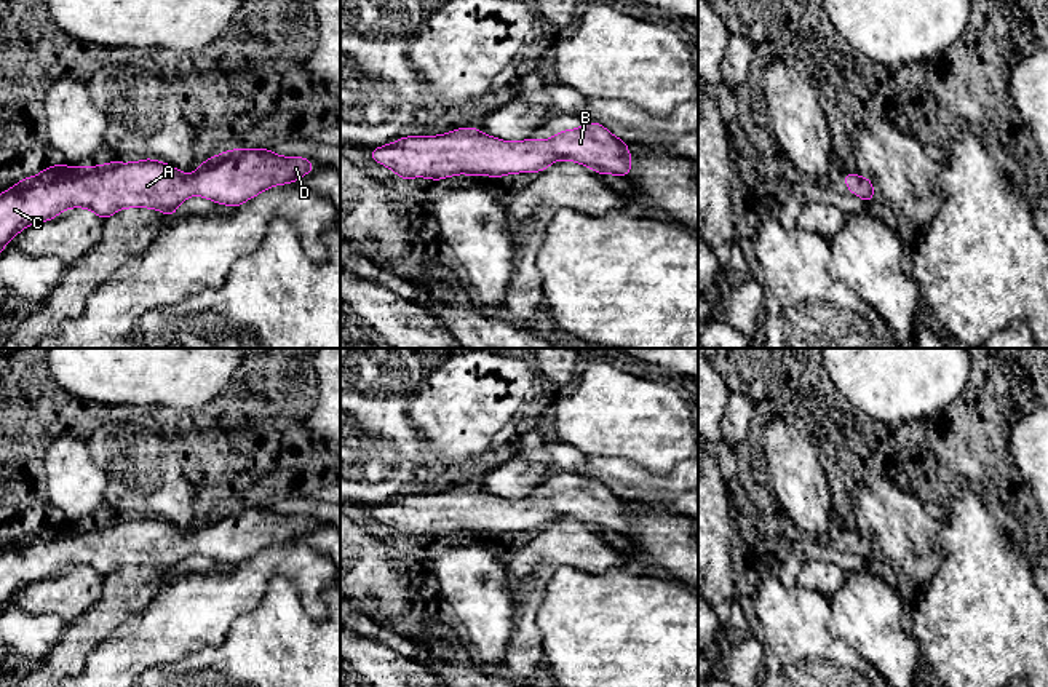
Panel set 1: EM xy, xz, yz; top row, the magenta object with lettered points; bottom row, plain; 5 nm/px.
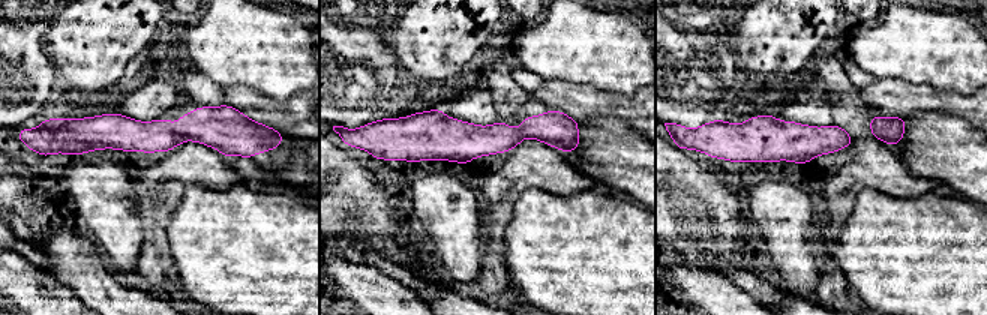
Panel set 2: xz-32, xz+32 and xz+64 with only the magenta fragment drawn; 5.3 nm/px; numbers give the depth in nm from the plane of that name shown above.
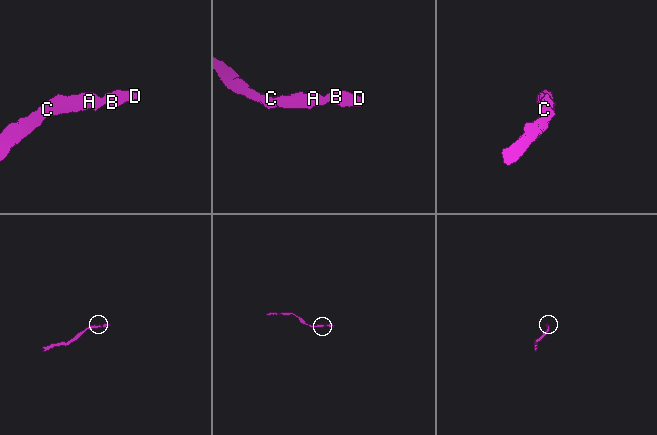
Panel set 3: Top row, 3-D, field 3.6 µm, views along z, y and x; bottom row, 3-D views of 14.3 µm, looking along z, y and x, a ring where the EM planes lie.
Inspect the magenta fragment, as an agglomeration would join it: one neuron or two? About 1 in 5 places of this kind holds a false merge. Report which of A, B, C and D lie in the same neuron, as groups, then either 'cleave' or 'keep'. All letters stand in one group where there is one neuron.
A B C D; keep

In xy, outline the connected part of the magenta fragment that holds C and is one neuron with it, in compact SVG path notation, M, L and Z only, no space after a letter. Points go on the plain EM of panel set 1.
M248 505L203 518L189 534L153 516L83 526L58 521L0 550L0 610L21 588L67 566L86 566L101 578L125 566L158 567L173 577L177 564L196 553L235 567L273 543L297 540L315 524L304 514Z

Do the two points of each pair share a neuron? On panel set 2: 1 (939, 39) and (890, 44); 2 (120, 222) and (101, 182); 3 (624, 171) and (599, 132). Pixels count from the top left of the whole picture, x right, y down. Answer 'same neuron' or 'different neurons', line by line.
1: same neuron
2: same neuron
3: same neuron

